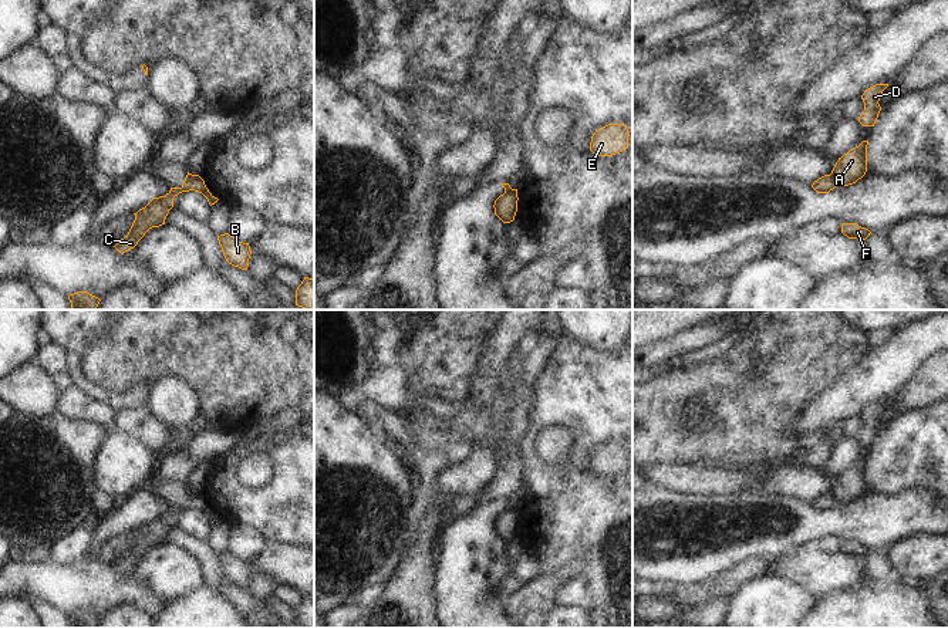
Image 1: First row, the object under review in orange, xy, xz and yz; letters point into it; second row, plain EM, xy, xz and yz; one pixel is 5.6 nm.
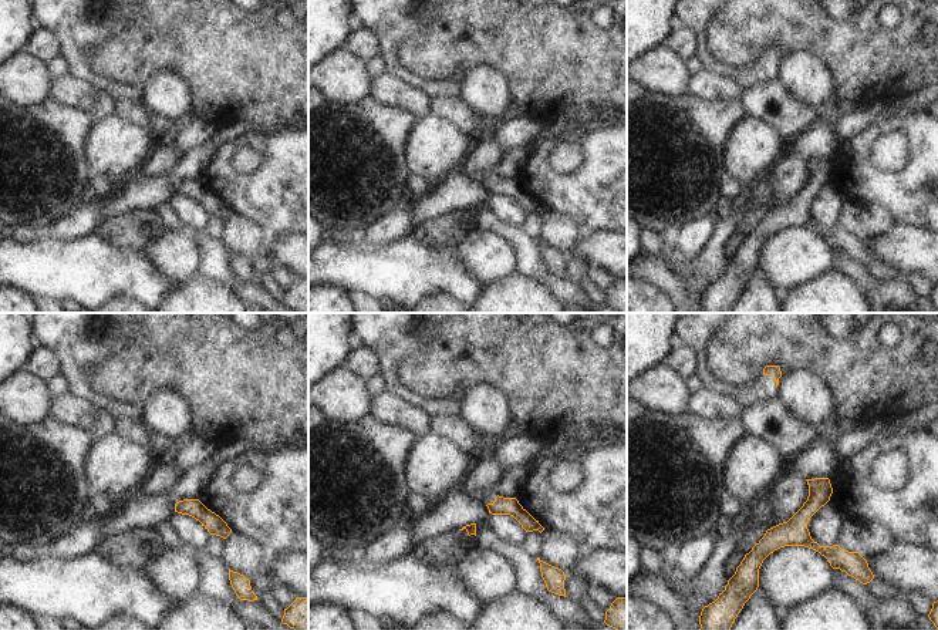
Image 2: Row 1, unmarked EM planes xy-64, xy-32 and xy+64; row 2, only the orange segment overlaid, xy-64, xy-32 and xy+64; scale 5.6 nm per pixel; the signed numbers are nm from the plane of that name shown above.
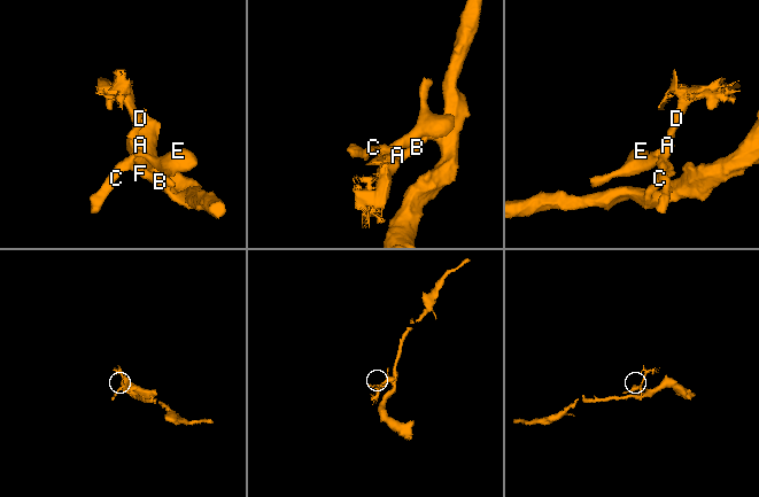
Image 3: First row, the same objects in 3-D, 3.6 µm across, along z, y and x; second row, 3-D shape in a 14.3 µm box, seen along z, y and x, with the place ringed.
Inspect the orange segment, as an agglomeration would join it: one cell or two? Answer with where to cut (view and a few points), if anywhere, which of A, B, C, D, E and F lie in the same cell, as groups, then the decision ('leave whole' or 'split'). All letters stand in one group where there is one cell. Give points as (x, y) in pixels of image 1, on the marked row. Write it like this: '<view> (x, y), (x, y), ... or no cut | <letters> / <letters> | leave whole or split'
yz (830, 174), (836, 185) | A B C D F / E | split

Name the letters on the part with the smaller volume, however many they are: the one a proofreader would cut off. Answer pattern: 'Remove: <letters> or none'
Remove: E

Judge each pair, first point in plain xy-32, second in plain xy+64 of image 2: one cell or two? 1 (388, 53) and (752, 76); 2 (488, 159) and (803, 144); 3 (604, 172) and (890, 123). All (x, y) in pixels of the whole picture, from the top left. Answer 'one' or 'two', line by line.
1: one
2: one
3: one

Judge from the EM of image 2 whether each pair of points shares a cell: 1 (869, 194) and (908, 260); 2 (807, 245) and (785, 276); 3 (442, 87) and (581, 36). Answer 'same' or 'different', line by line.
1: different
2: same
3: different

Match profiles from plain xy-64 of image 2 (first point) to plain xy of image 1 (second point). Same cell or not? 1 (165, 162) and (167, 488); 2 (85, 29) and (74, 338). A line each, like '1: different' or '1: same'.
1: different
2: same

